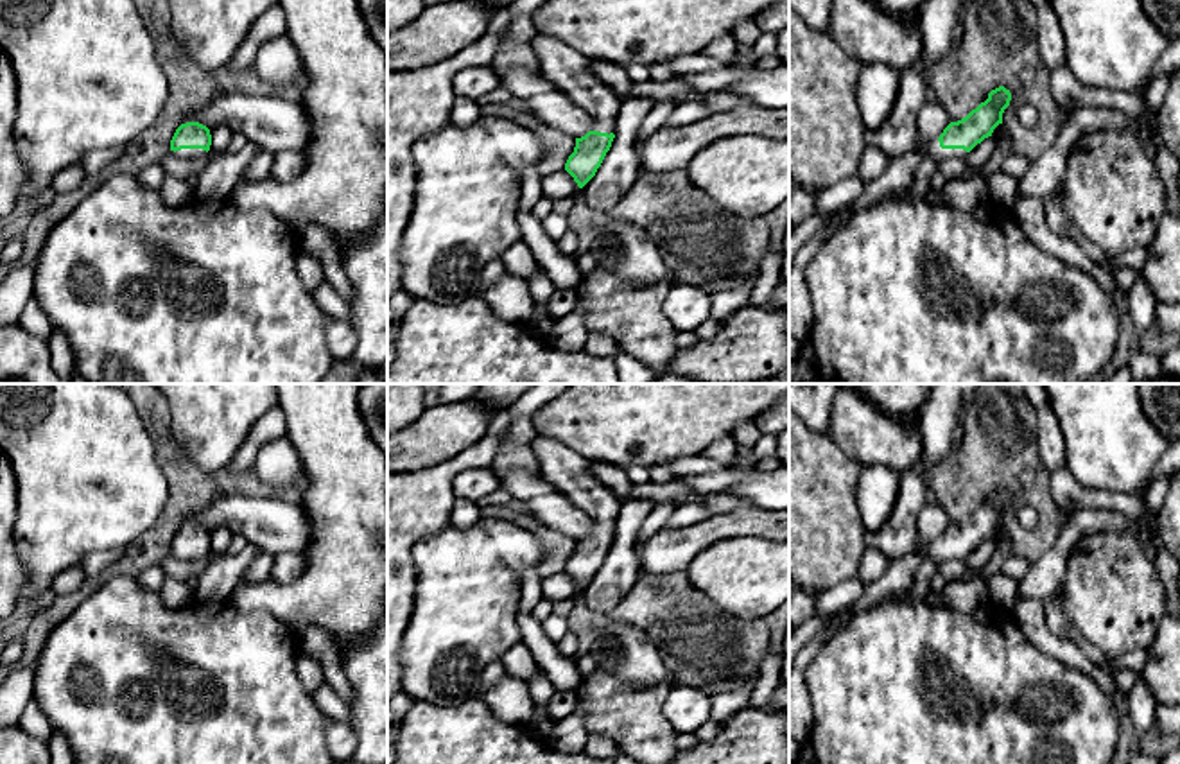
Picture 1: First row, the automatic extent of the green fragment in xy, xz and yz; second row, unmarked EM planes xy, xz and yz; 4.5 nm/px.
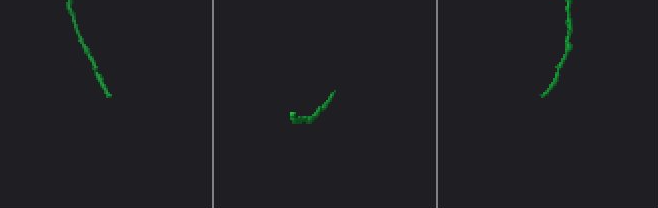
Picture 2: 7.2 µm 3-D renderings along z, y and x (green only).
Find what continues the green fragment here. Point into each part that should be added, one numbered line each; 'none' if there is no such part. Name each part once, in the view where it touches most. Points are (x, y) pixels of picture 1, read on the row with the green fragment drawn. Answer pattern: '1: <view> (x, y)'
1: yz (933, 151)

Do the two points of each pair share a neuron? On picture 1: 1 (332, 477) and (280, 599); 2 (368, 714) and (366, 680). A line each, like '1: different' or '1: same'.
1: same
2: same

